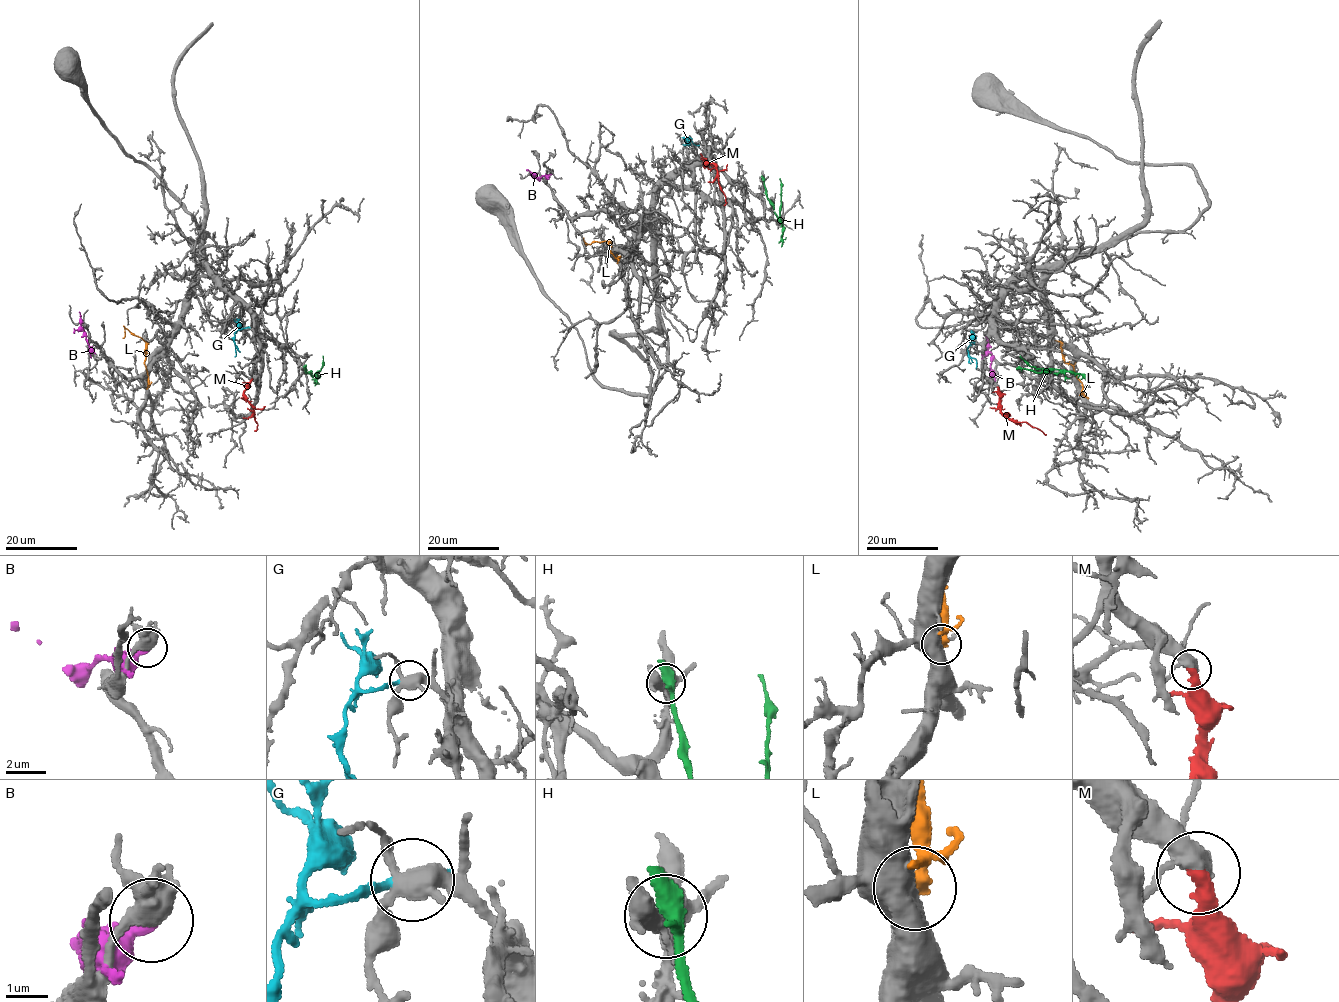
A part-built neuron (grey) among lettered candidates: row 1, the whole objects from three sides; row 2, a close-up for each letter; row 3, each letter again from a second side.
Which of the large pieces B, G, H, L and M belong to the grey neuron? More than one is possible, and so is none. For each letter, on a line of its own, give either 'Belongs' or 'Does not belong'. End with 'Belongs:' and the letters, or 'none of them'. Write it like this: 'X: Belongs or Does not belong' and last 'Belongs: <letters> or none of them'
B: Does not belong
G: Does not belong
H: Does not belong
L: Does not belong
M: Belongs
Belongs: M

